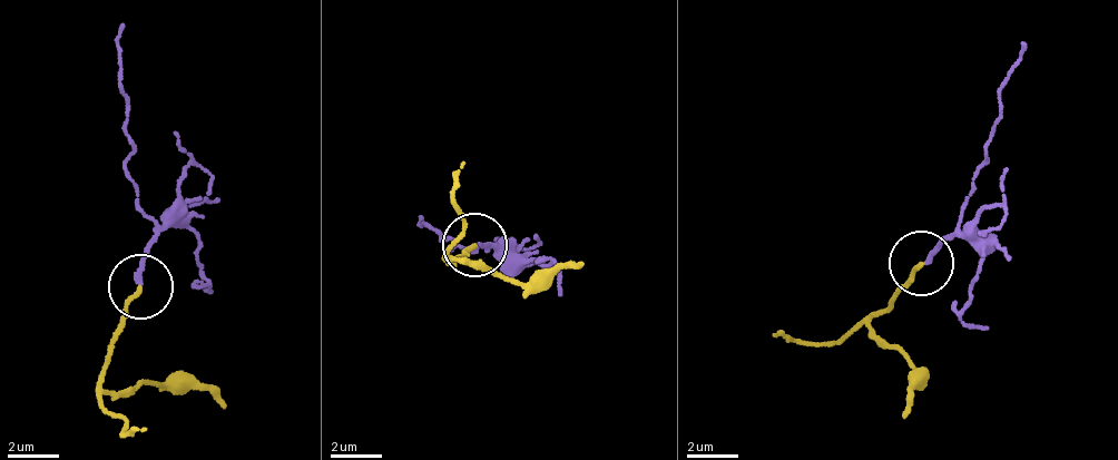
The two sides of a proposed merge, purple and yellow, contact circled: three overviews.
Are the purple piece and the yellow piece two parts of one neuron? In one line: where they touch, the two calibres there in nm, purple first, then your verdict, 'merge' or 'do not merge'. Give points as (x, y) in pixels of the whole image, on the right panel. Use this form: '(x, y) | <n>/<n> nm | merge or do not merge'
(921, 263) | 200/180 nm | do not merge

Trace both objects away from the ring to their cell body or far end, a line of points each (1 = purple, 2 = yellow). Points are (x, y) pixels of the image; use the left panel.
1: (138, 287), (156, 227), (128, 160), (125, 25)
2: (138, 287), (104, 380), (136, 390), (185, 377), (223, 407)

